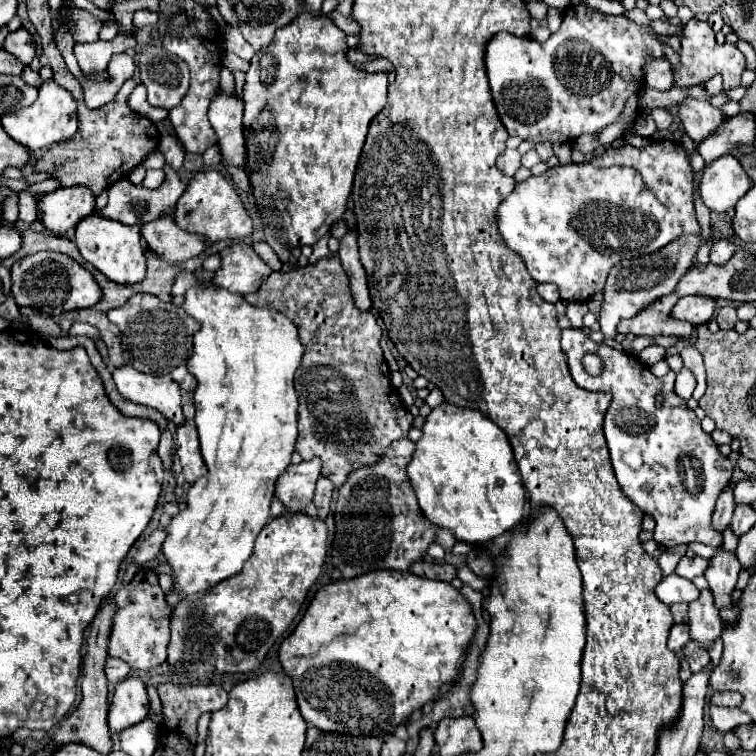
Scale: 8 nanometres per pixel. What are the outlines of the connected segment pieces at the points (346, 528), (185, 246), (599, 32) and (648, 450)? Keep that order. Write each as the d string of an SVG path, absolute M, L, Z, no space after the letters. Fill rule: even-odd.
M408 438L396 440L388 446L388 452L380 456L380 460L372 466L362 466L358 470L352 470L346 478L346 482L338 490L338 502L334 510L336 518L336 534L332 542L332 564L342 572L342 578L356 578L362 574L368 574L372 570L408 570L414 562L420 562L428 546L436 540L436 532L440 528L432 526L430 520L424 518L422 510L418 510L418 502L414 498L414 490L410 486L410 480L406 478L406 464L412 458L414 442Z
M162 214L162 218L156 218L154 222L142 226L142 238L150 250L174 264L194 258L208 248L208 242L202 234L180 230L174 224L172 214Z
M578 4L564 12L560 30L546 42L498 32L486 46L486 72L496 110L510 136L534 144L564 144L574 142L582 134L598 134L622 116L626 102L644 88L644 64L650 56L656 60L664 58L664 46L652 26L640 26L626 16L608 16L596 8Z
M566 328L562 330L562 350L568 358L568 368L574 378L574 382L584 390L598 390L598 392L610 392L612 402L604 416L604 436L614 460L614 472L616 480L622 488L622 492L640 506L646 514L650 514L656 522L654 528L654 540L664 548L676 548L680 544L692 544L702 542L706 546L722 546L722 534L714 530L712 526L712 514L718 494L728 486L732 478L732 462L720 454L718 444L712 440L710 434L706 434L700 428L700 420L696 414L686 406L686 400L682 400L674 392L674 378L676 374L670 370L666 376L656 378L650 368L646 368L638 358L634 358L628 352L610 348L606 344L596 344L590 338L586 338L586 332L580 328ZM586 352L594 352L604 360L604 374L590 376L582 368L582 356ZM662 392L666 396L666 402L662 408L654 404L654 396Z

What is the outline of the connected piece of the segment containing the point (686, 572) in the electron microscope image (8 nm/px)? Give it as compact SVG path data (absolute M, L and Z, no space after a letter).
M684 556L684 558L678 562L678 566L676 566L674 572L676 572L678 576L684 576L684 578L692 580L692 578L704 574L706 566L708 566L708 560L706 560L706 558L700 558L700 556L686 558L686 556Z

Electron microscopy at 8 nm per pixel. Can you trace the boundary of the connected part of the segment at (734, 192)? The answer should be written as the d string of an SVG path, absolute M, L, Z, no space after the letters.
M724 154L704 168L700 194L712 212L728 212L752 186L754 182L744 172L740 160L732 154Z

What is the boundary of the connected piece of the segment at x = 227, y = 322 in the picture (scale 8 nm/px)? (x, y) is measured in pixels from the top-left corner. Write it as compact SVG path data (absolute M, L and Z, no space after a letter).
M202 268L196 270L194 276L198 284L186 292L182 308L200 322L200 330L194 334L194 356L190 358L188 370L198 380L194 390L196 428L208 474L188 488L186 508L172 518L166 528L162 554L166 556L172 568L170 576L174 578L174 588L166 594L170 610L190 594L208 592L218 582L236 576L250 558L256 536L268 524L274 484L290 464L290 454L298 434L298 394L294 390L294 372L304 354L298 328L282 312L262 310L248 304L242 296L218 288L214 272Z

